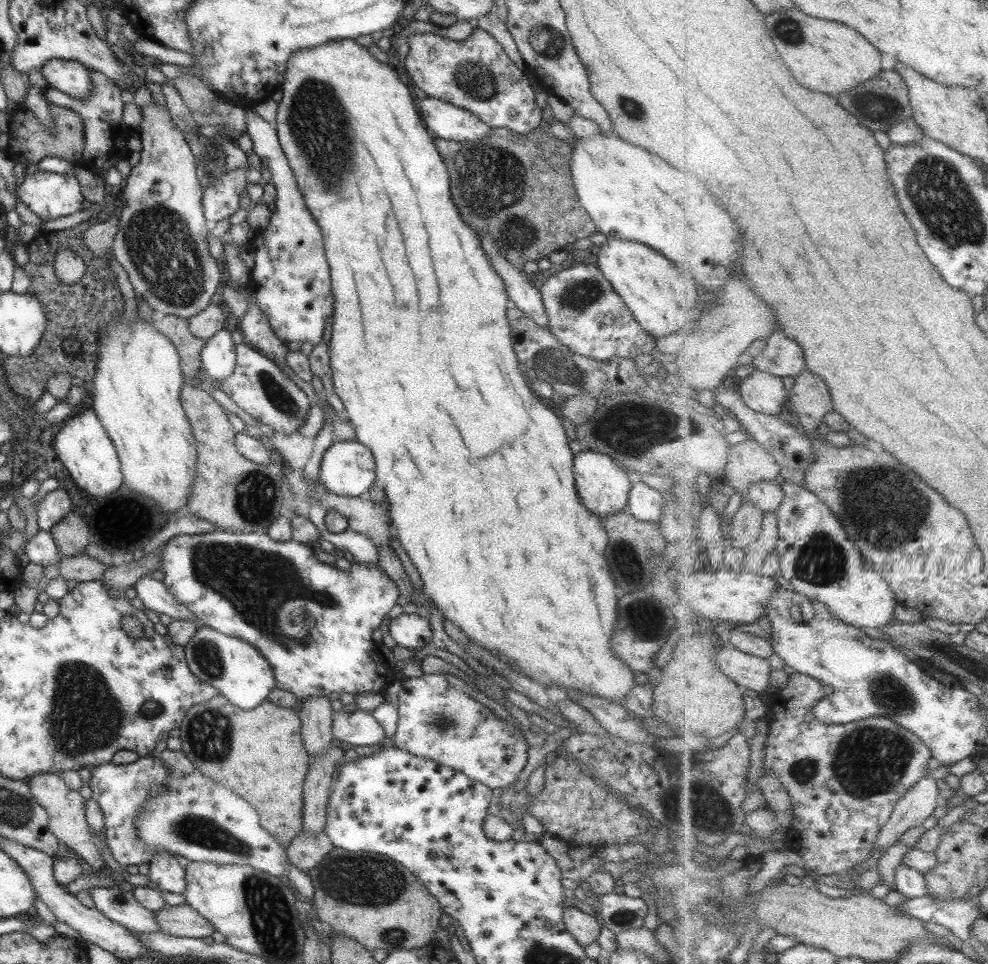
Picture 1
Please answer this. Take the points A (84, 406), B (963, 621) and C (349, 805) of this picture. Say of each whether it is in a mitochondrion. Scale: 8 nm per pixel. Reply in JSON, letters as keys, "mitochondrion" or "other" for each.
{"A":"other","B":"other","C":"other"}

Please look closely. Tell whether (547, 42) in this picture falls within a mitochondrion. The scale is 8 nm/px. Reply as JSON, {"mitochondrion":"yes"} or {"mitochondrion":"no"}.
{"mitochondrion":"yes"}

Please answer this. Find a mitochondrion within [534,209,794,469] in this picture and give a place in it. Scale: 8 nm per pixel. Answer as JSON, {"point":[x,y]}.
{"point":[633,428]}

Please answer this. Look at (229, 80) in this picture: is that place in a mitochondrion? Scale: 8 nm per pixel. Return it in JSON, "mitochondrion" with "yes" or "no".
{"mitochondrion":"no"}

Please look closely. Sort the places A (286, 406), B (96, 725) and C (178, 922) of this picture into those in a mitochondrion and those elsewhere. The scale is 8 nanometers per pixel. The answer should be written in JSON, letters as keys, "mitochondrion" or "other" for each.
{"A":"mitochondrion","B":"mitochondrion","C":"other"}

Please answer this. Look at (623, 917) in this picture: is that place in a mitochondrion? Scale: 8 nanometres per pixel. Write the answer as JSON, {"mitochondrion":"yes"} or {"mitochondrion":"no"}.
{"mitochondrion":"yes"}

